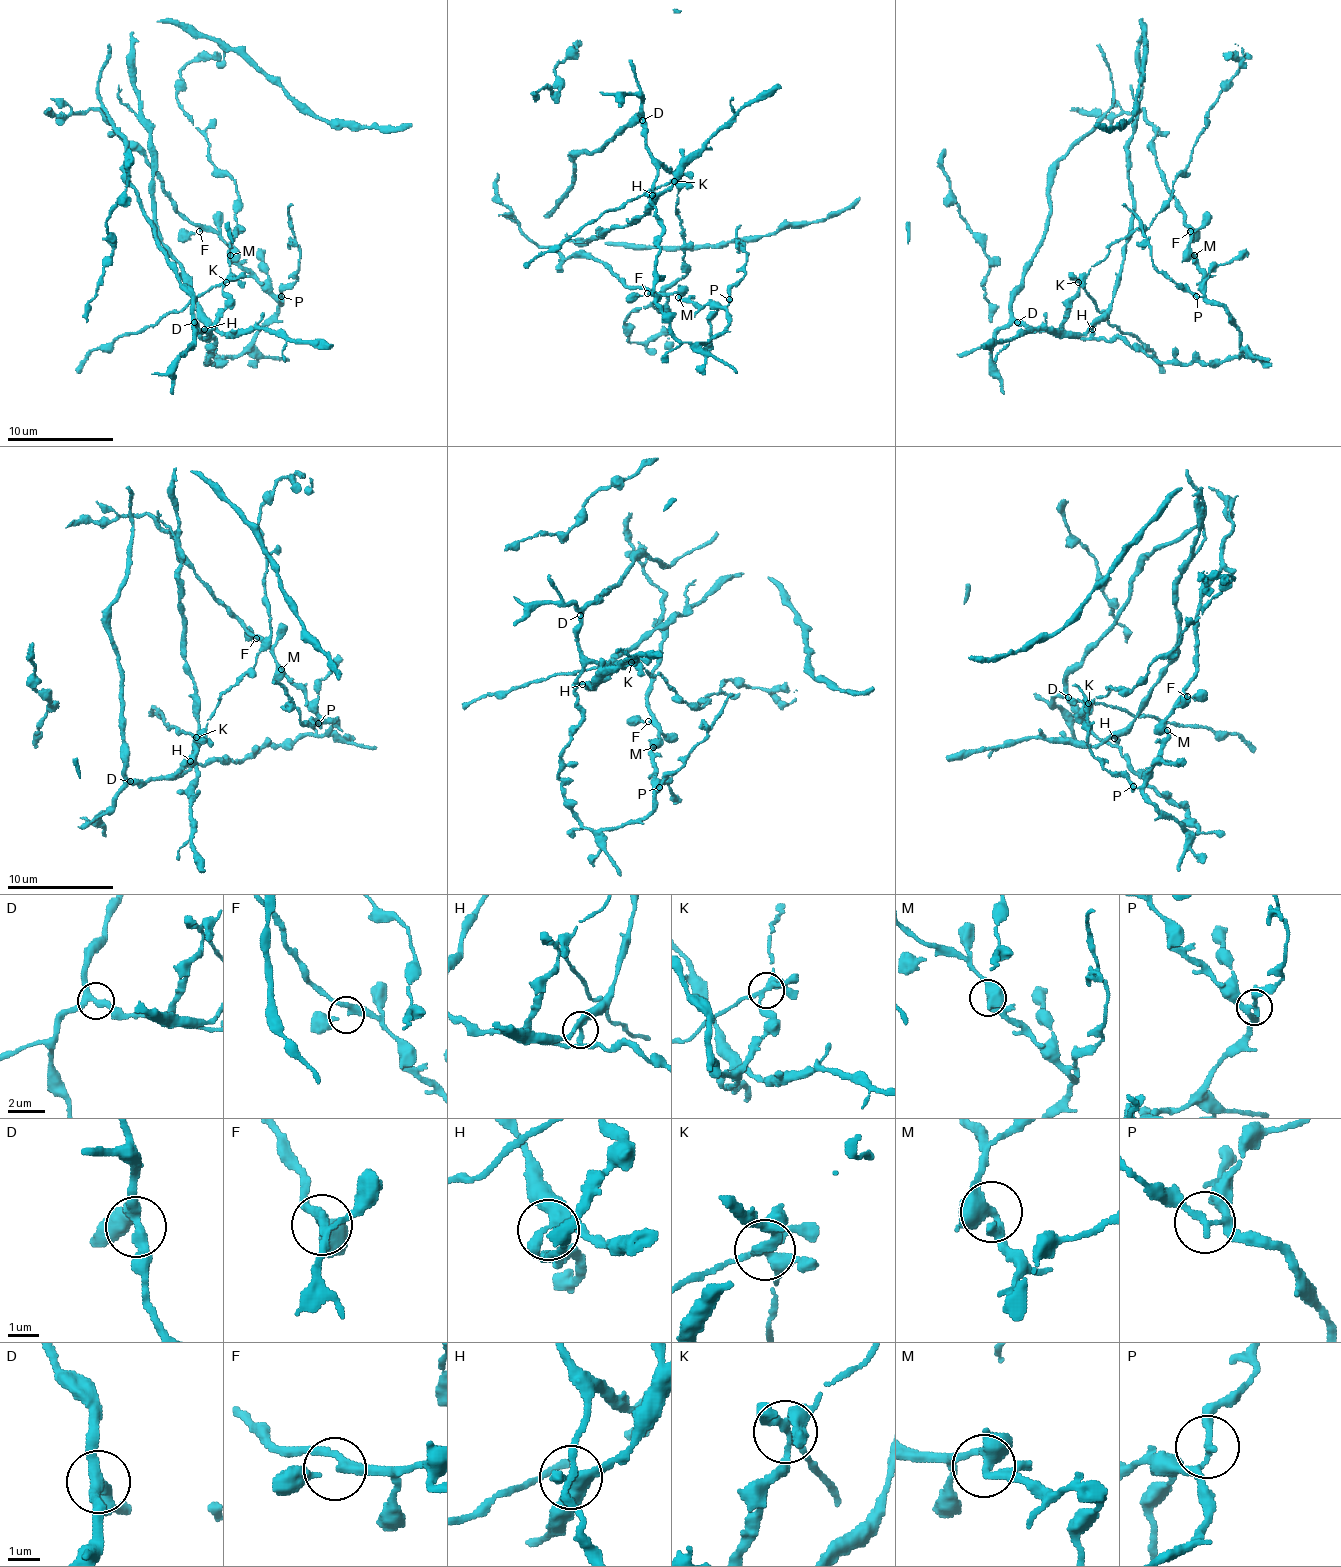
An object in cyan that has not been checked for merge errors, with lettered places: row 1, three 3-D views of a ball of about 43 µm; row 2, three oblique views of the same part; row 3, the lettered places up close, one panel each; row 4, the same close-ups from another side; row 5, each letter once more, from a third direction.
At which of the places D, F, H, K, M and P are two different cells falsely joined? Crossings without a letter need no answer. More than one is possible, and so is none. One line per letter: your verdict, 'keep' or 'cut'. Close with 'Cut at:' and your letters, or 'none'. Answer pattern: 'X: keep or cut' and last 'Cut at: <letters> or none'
D: keep
F: keep
H: keep
K: cut
M: keep
P: cut
Cut at: K, P

